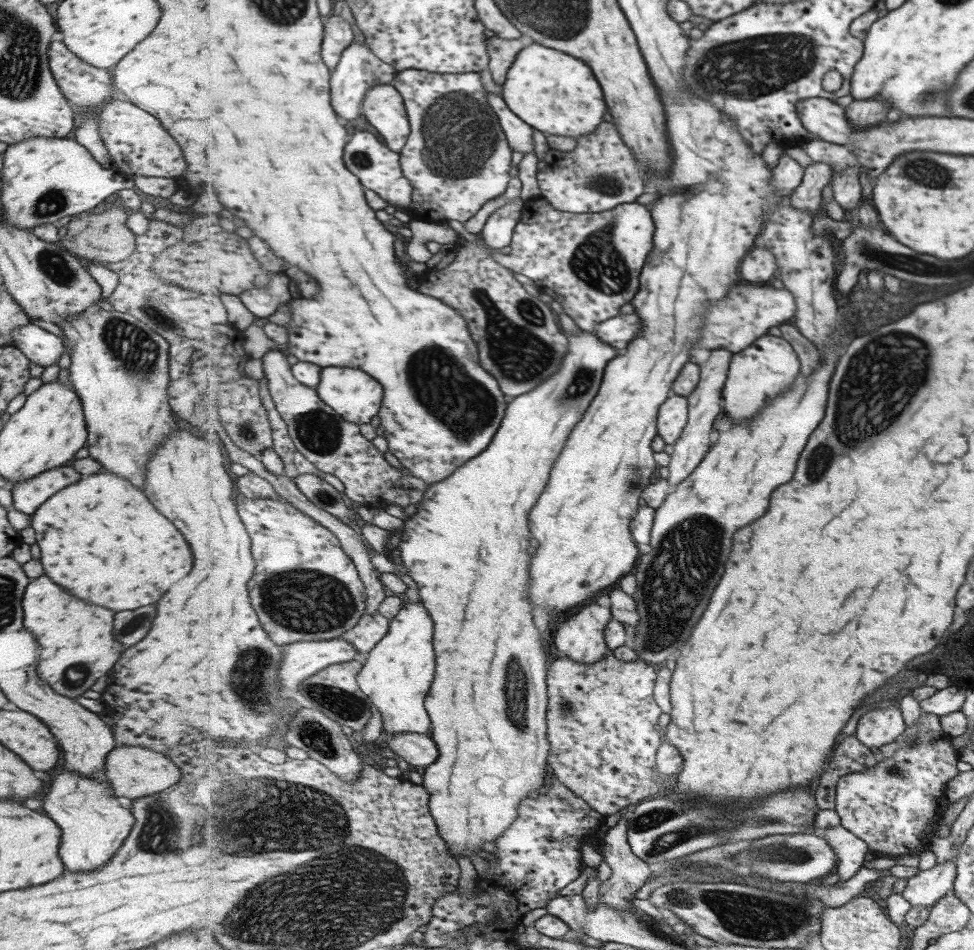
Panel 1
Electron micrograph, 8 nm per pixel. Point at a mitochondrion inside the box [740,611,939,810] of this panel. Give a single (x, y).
(895, 771)

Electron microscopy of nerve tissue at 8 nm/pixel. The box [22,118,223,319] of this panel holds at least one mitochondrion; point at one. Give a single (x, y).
(53, 265)

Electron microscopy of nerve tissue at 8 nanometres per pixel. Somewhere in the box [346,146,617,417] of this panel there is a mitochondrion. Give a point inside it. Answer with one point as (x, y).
(514, 342)

